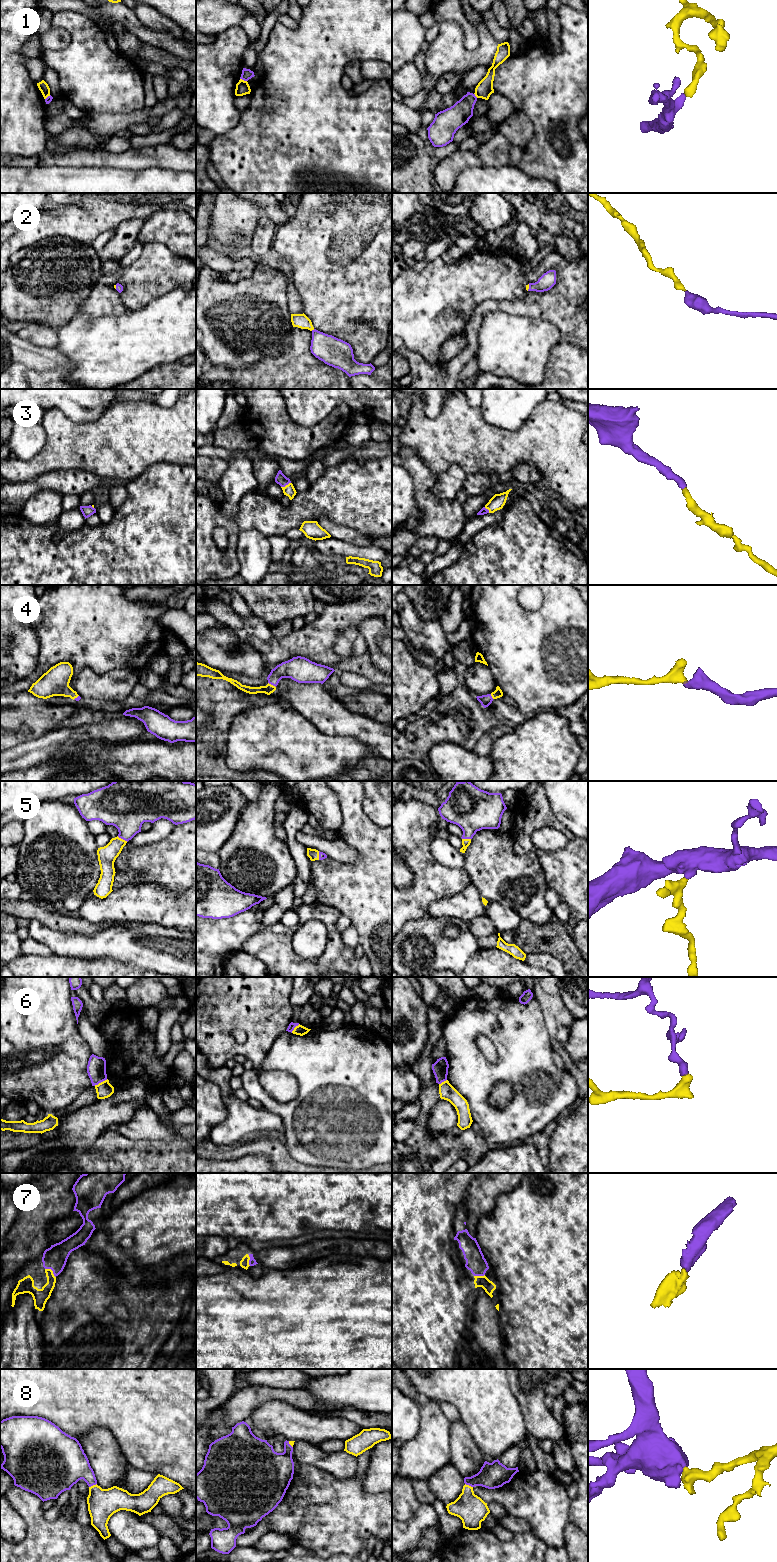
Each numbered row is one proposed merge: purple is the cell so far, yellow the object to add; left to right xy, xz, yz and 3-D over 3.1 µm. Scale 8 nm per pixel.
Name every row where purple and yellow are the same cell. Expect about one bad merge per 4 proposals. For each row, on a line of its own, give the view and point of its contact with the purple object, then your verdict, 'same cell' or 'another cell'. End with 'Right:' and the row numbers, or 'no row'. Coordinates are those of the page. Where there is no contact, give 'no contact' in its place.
1: meets purple in xz at (243, 79); another cell
2: meets purple in xz at (312, 330); same cell
3: meets purple in xz at (285, 485); same cell
4: meets purple in xz at (272, 684); same cell
5: meets purple in xy at (122, 838); same cell
6: meets purple in xy at (100, 1082); another cell
7: meets purple in xy at (52, 1270); same cell
8: meets purple in xy at (92, 1485); same cell
Right: 2, 3, 4, 5, 7, 8

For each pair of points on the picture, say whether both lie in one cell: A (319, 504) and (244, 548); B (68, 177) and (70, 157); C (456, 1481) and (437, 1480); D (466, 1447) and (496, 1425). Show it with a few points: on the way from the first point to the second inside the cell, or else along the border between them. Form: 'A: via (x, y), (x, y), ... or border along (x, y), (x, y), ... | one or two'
A: border along (241, 530), (256, 529), (267, 538) | two
B: border along (45, 166), (93, 166) | two
C: via (451, 1481), (442, 1481) | one
D: border along (462, 1422), (474, 1443), (485, 1456) | two

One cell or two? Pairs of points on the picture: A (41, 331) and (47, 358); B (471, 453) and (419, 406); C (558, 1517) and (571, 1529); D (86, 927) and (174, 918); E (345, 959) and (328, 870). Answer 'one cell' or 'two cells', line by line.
A: two cells
B: one cell
C: two cells
D: two cells
E: two cells

